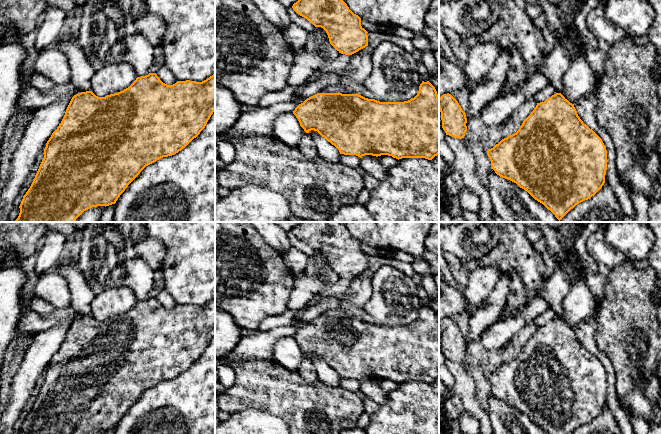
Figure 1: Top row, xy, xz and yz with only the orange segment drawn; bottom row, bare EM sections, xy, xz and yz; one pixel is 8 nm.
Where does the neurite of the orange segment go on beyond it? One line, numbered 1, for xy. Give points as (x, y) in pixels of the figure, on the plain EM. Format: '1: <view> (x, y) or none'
1: none

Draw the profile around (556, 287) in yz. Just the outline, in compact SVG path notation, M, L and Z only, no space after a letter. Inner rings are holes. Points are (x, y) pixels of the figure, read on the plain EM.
M569 262L565 267L555 269L552 275L546 279L541 294L557 317L563 313L562 303L570 285L578 278L579 272L575 269L574 264Z

